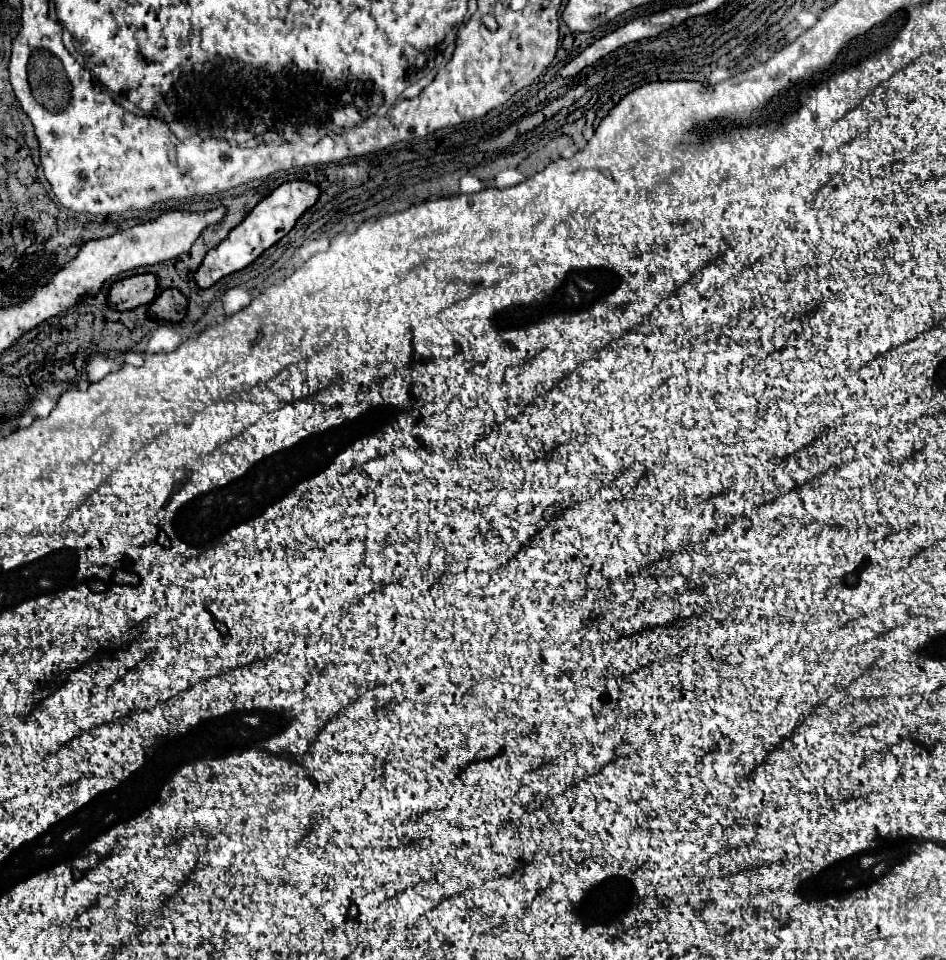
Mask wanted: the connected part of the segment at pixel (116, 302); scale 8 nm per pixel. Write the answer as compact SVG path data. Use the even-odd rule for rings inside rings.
M150 273L116 281L108 291L108 307L114 311L130 311L138 305L152 303L152 299L156 297L156 289L158 279Z

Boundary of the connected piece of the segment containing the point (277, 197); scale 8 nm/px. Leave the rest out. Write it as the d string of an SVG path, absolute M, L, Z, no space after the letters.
M288 181L284 185L280 185L276 191L272 191L268 197L264 197L246 217L240 225L236 225L228 237L216 245L214 249L210 249L202 261L202 265L198 267L194 279L196 285L200 289L212 287L216 281L220 281L222 277L244 269L246 265L250 265L254 259L258 259L266 249L270 249L274 243L278 243L298 221L298 217L310 209L316 199L318 199L320 191L318 187L314 187L314 183L310 181Z

